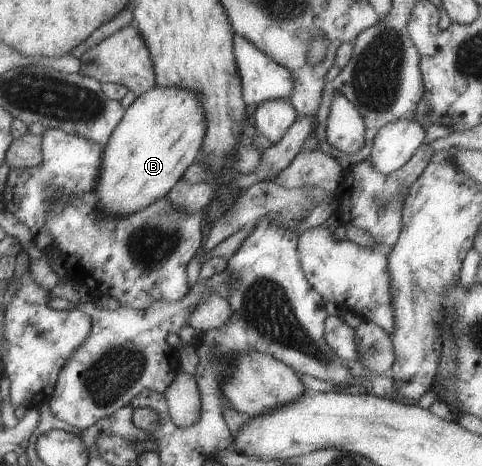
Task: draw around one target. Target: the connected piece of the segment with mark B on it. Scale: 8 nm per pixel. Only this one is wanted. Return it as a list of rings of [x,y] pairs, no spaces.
[[[155,86],[138,95],[103,147],[98,185],[92,191],[96,207],[108,217],[124,217],[165,197],[187,167],[198,160],[206,129],[200,95],[184,87]]]

